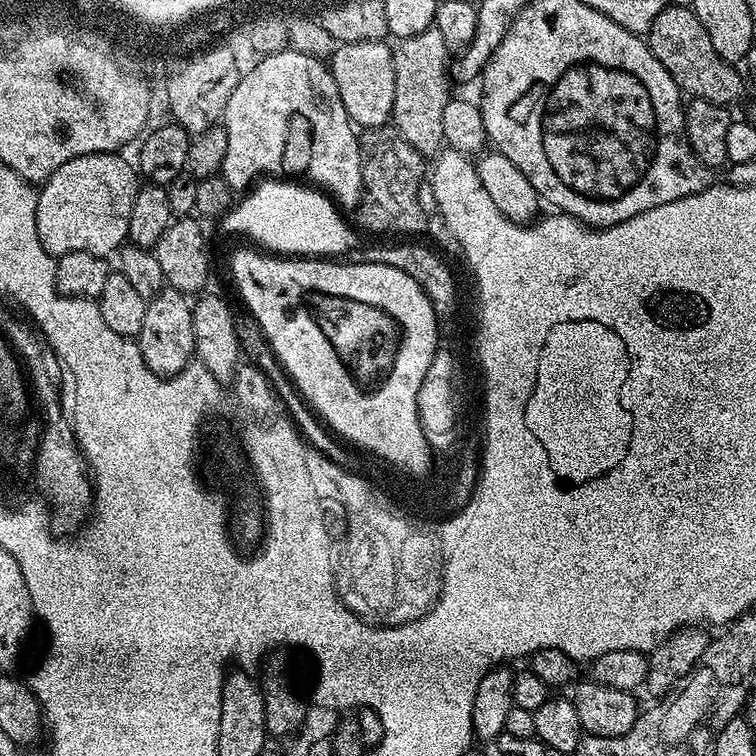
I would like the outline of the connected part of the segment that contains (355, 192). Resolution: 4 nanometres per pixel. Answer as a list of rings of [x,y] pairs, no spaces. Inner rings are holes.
[[[285,50],[257,59],[256,65],[236,83],[234,94],[222,117],[226,132],[226,156],[222,175],[231,189],[248,190],[261,178],[292,178],[295,172],[308,172],[316,188],[323,190],[341,209],[355,209],[364,195],[362,140],[352,119],[342,106],[332,69],[319,55]]]

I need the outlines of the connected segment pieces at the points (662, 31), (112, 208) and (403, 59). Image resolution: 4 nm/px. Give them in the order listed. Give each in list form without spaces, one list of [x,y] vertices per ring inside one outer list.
[[[676,2],[669,3],[668,7],[654,18],[654,26],[650,26],[646,37],[649,50],[666,66],[670,78],[679,86],[681,93],[685,97],[714,102],[725,106],[732,106],[735,100],[740,100],[744,96],[746,80],[739,72],[736,73],[731,63],[725,62],[714,50],[710,43],[710,34],[706,34],[706,26],[698,22],[696,13],[691,7],[684,8]]]
[[[95,152],[79,156],[54,170],[47,180],[39,185],[36,197],[36,229],[45,252],[59,258],[71,252],[85,252],[105,258],[112,255],[128,240],[130,210],[134,210],[134,198],[138,191],[138,172],[115,152]]]
[[[435,26],[422,30],[422,34],[403,37],[397,44],[400,45],[392,48],[394,106],[391,123],[414,150],[428,158],[439,153],[445,143],[442,112],[450,99],[450,51]]]

